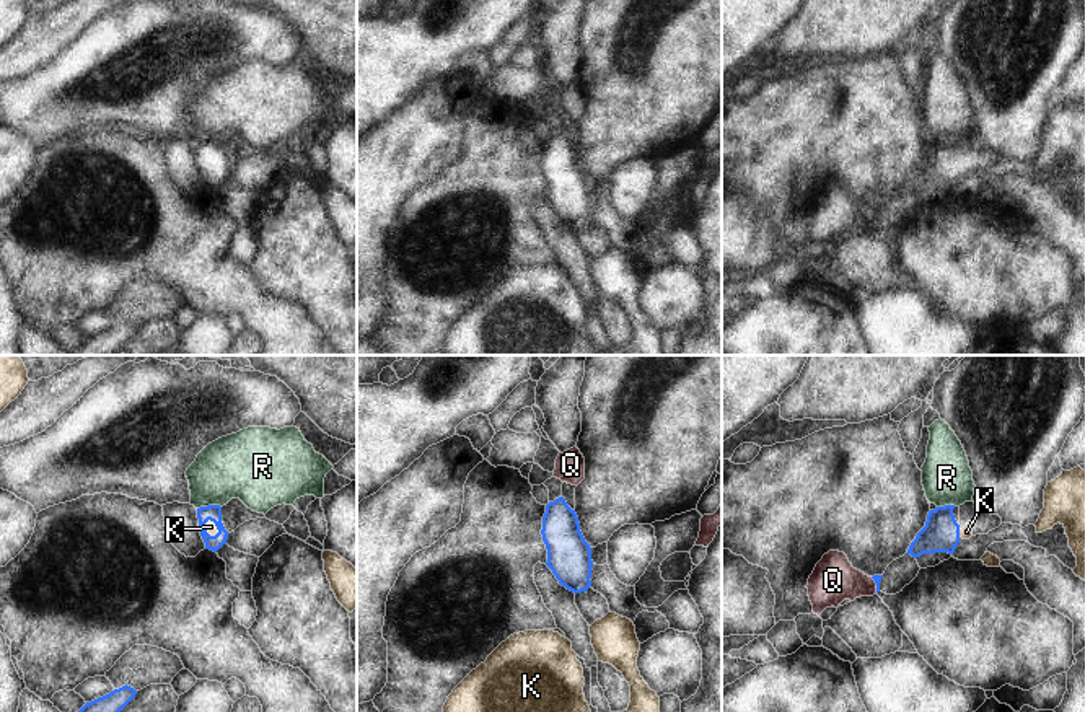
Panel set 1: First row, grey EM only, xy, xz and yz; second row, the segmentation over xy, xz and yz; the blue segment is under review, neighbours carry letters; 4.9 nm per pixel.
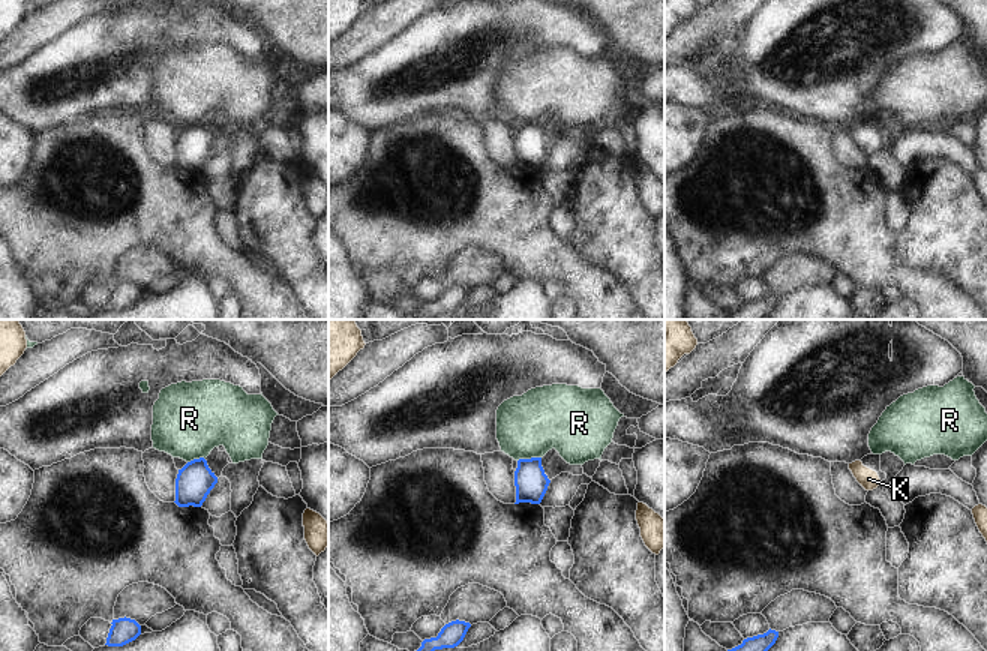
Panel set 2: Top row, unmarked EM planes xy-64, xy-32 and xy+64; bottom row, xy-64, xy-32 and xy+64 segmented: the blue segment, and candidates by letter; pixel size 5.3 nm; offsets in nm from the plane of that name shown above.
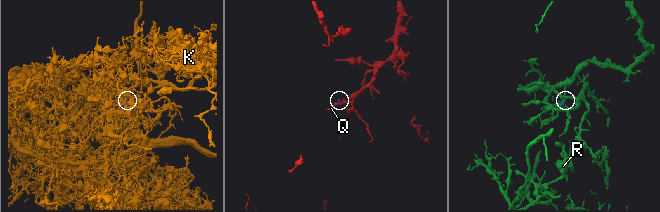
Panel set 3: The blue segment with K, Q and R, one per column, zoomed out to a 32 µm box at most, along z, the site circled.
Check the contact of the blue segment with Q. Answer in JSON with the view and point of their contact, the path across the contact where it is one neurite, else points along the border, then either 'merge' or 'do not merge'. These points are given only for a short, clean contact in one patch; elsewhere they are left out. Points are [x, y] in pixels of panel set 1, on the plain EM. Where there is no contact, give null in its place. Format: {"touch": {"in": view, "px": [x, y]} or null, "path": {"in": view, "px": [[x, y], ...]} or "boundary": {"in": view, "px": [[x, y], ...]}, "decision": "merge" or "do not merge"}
{"touch": {"in": "yz", "px": [877, 220]}, "boundary": {"in": "yz", "px": [[870, 212], [877, 227]]}, "decision": "do not merge"}

